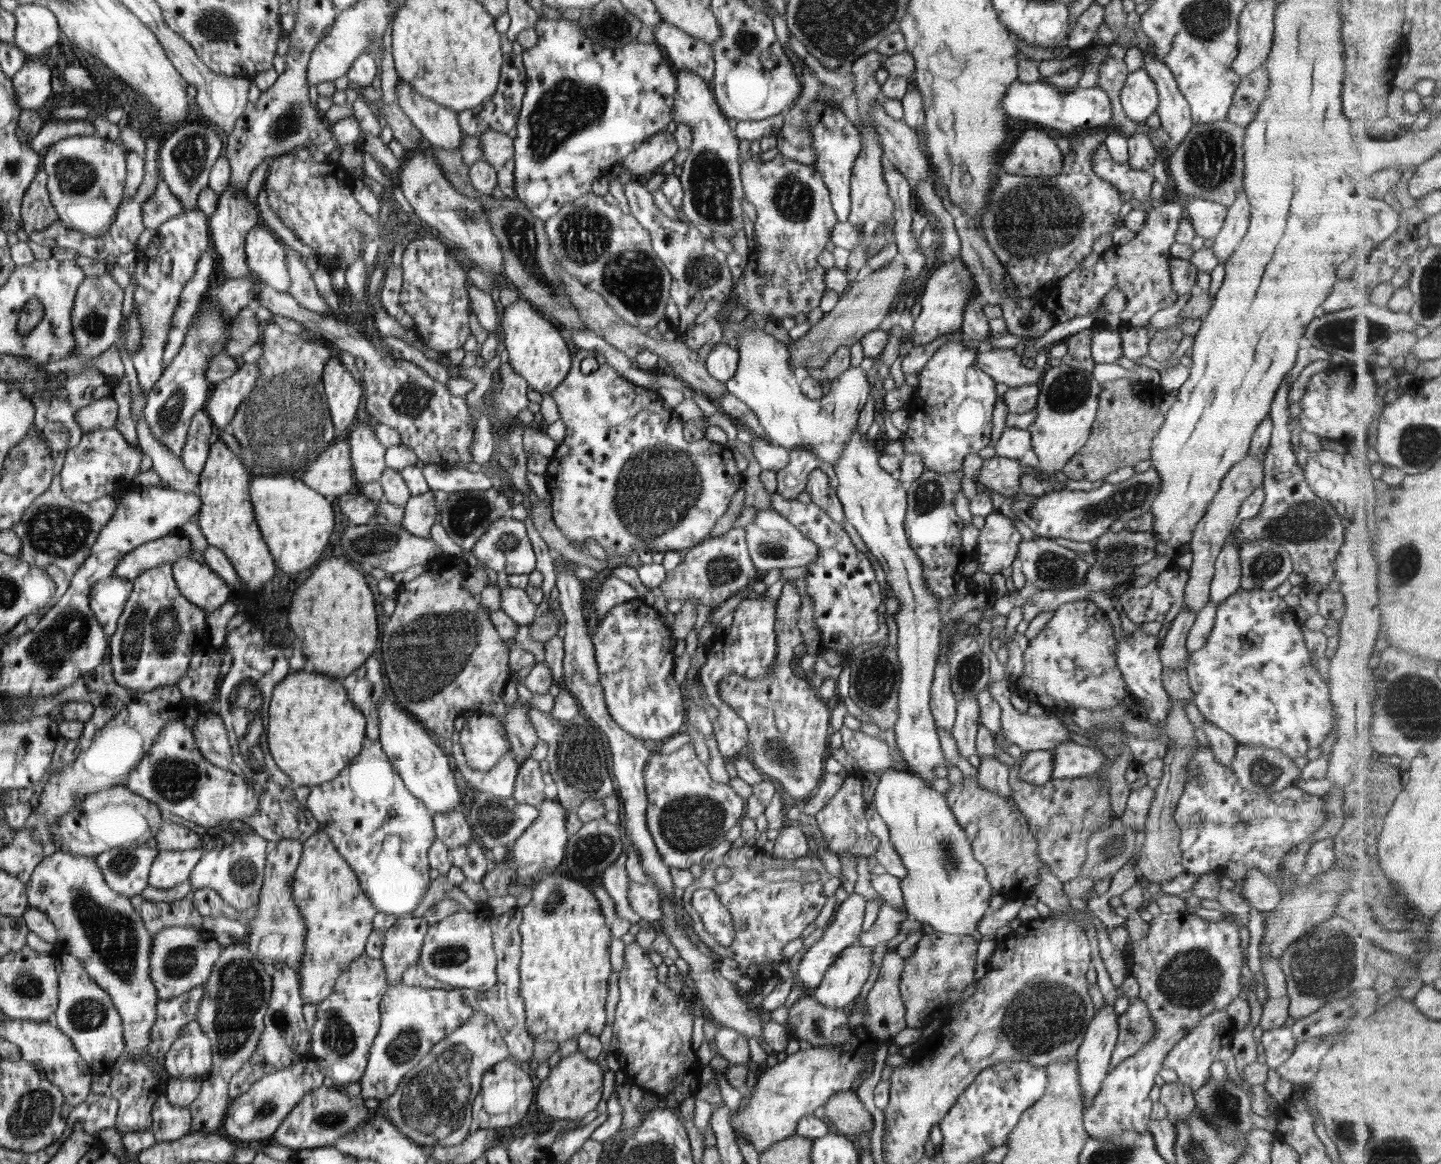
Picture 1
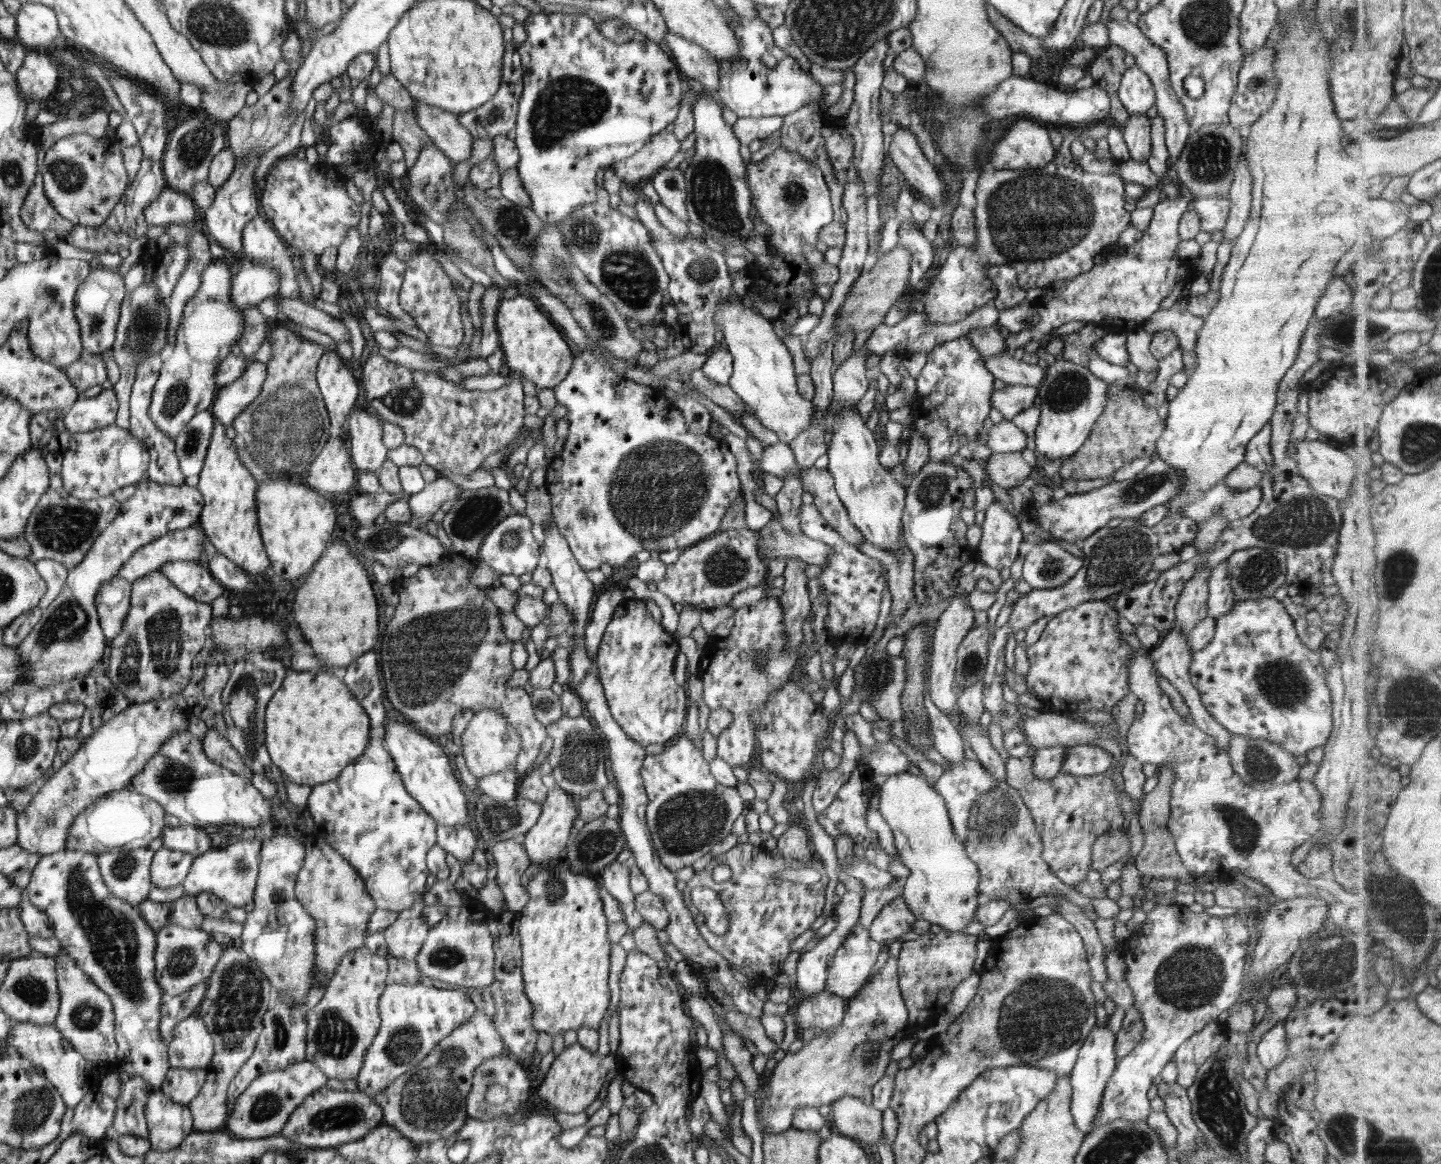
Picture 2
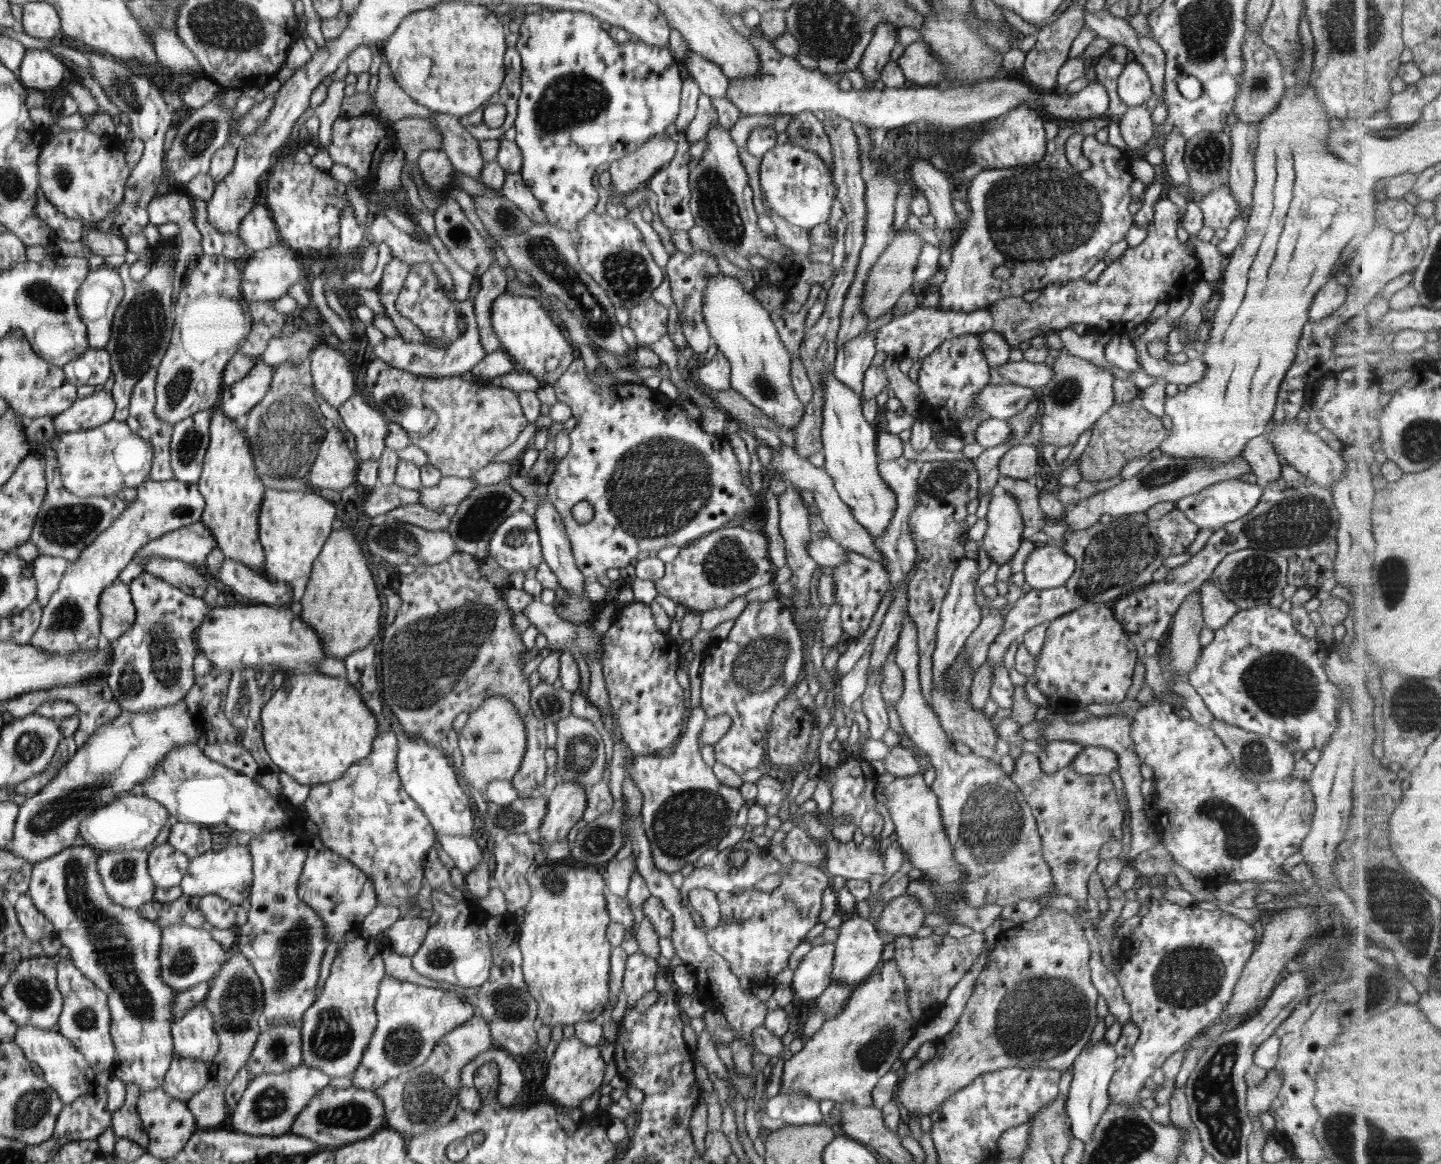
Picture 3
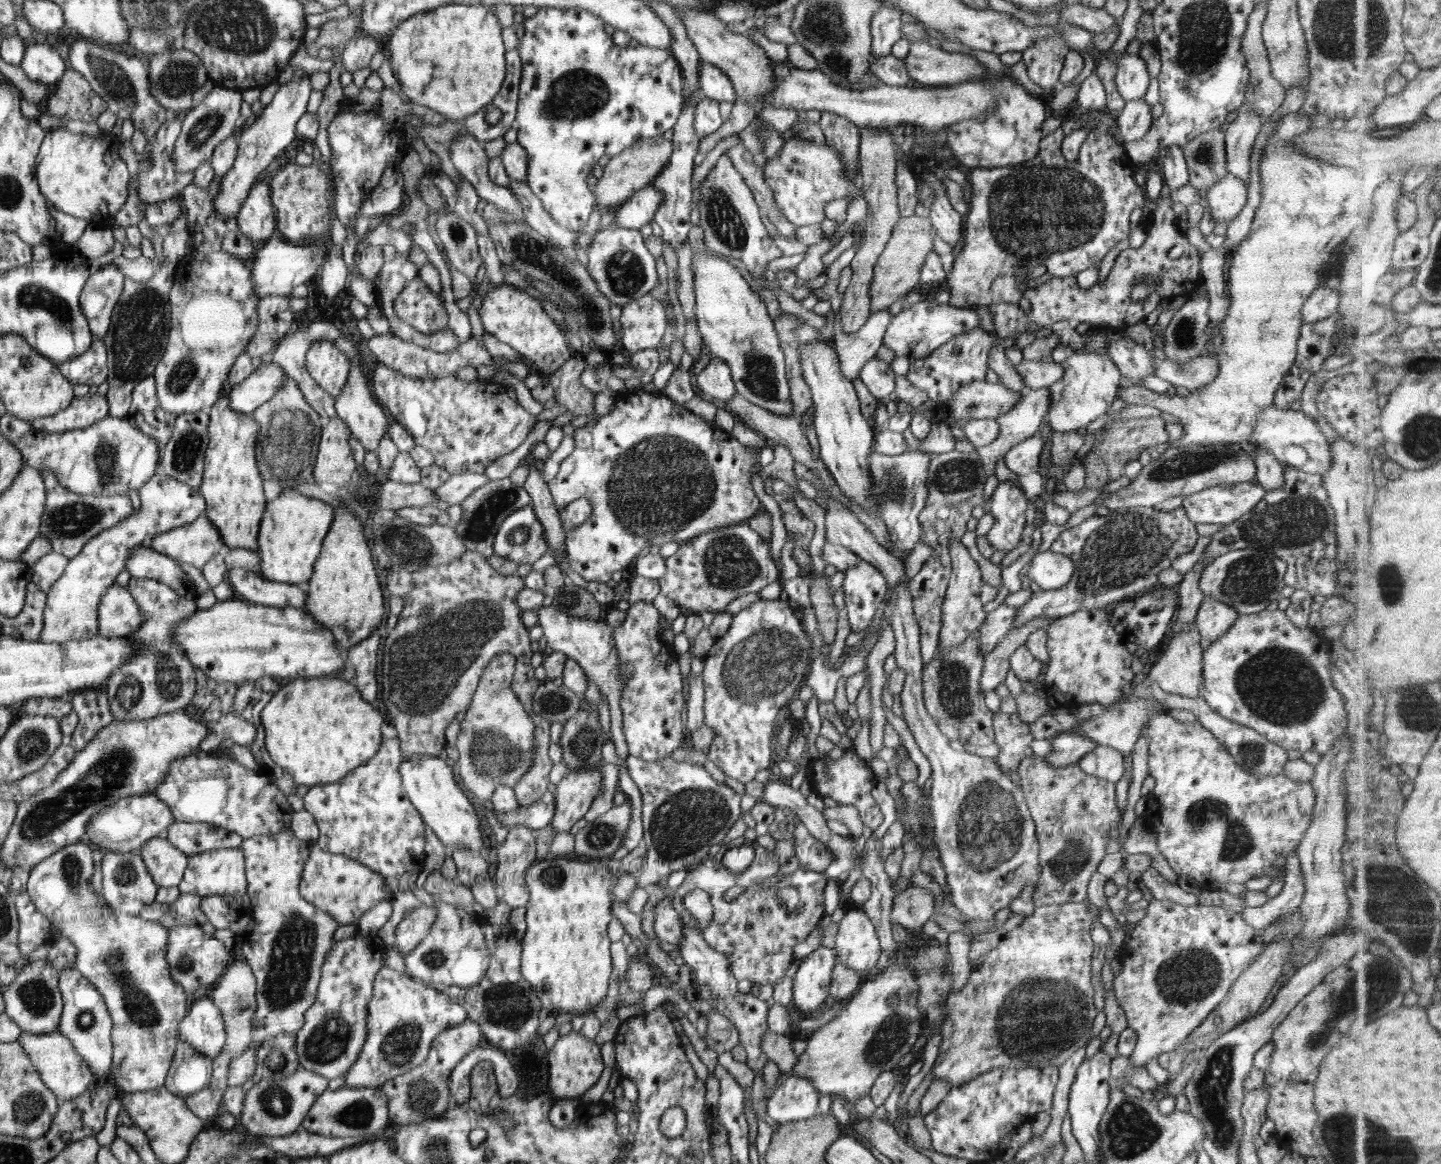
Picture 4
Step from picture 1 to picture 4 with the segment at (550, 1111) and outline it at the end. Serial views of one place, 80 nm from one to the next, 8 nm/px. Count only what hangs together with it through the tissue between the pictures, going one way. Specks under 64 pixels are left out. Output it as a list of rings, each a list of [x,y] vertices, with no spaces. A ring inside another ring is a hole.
[[[574,1030],[559,1036],[548,1055],[549,1085],[554,1097],[575,1099],[598,1082],[604,1070],[600,1049],[601,1046],[595,1043],[594,1039],[586,1038]]]

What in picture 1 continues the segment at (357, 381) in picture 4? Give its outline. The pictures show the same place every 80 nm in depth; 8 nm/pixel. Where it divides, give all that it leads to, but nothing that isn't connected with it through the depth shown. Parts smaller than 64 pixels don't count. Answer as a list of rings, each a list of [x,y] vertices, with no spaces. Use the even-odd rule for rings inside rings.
[[[365,423],[354,424],[349,432],[350,449],[353,450],[353,463],[360,486],[378,481],[385,470],[386,448],[381,444],[374,428]]]

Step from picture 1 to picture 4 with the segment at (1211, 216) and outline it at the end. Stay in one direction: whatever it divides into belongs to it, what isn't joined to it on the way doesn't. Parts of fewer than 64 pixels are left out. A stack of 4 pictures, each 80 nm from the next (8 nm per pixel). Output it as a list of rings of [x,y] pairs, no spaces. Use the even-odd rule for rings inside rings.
[[[1230,173],[1203,193],[1208,202],[1208,210],[1212,212],[1214,220],[1217,220],[1218,223],[1226,222],[1227,224],[1239,216],[1247,202],[1247,195],[1244,182],[1234,178]]]

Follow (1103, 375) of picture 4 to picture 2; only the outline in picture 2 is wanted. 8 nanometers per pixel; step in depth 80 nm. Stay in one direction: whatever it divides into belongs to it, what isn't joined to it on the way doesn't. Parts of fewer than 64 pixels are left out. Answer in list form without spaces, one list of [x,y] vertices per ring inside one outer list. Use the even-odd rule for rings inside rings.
[[[1064,358],[1050,361],[1042,384],[1037,387],[1038,407],[1040,409],[1039,423],[1035,430],[1036,451],[1043,456],[1052,458],[1070,458],[1086,442],[1091,428],[1098,417],[1104,412],[1109,399],[1109,384],[1094,376],[1092,371],[1082,365],[1074,364]]]

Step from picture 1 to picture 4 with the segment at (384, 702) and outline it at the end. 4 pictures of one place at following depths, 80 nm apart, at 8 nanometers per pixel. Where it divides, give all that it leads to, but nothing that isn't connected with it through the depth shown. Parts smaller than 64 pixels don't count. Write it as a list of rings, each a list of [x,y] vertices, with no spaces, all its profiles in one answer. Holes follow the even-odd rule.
[[[426,754],[406,756],[401,764],[401,773],[405,792],[445,848],[463,846],[486,856],[487,851],[484,850],[482,834],[478,828],[478,814],[468,796],[458,788],[452,768],[448,762],[444,762],[444,757],[436,758]]]

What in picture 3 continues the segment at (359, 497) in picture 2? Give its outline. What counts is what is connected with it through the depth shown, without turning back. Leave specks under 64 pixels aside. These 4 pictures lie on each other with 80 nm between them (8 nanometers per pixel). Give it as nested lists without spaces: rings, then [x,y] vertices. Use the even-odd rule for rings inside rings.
[[[396,483],[375,487],[364,501],[364,512],[372,519],[378,514],[387,514],[399,506],[421,502],[420,490],[398,486]]]

